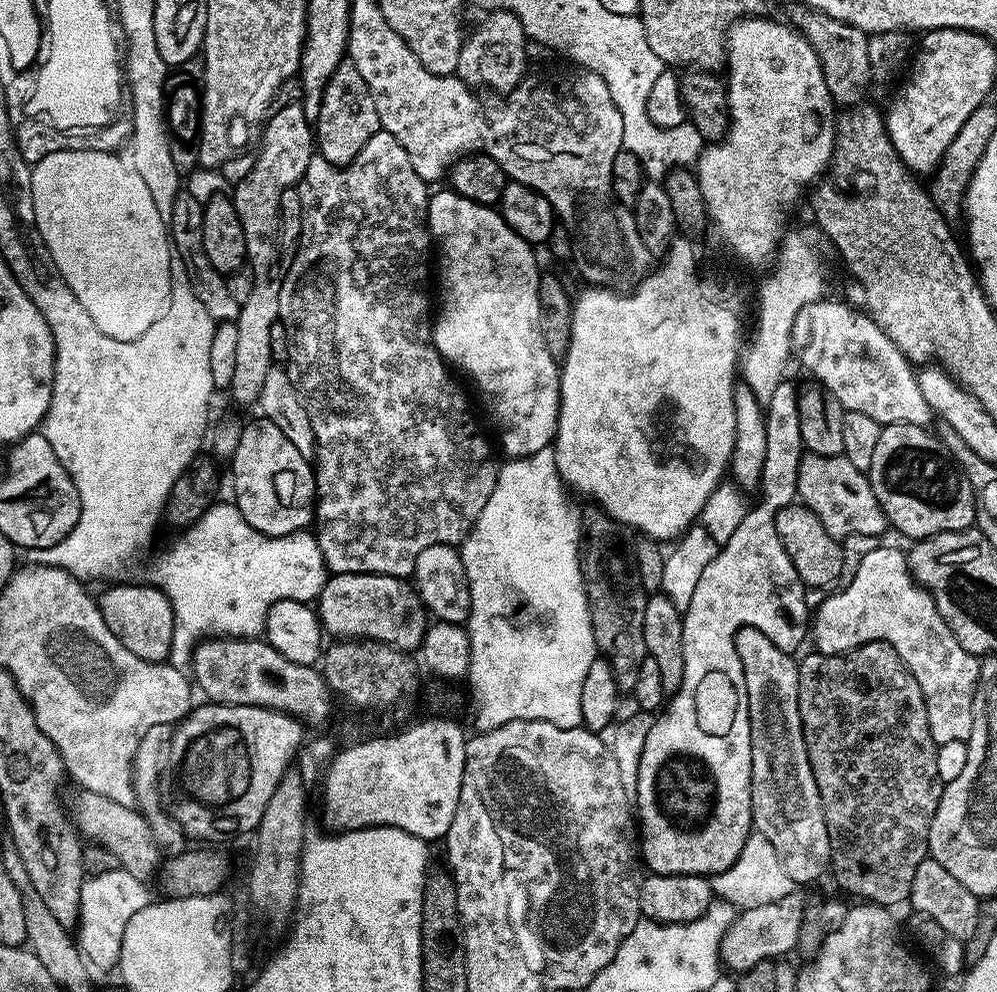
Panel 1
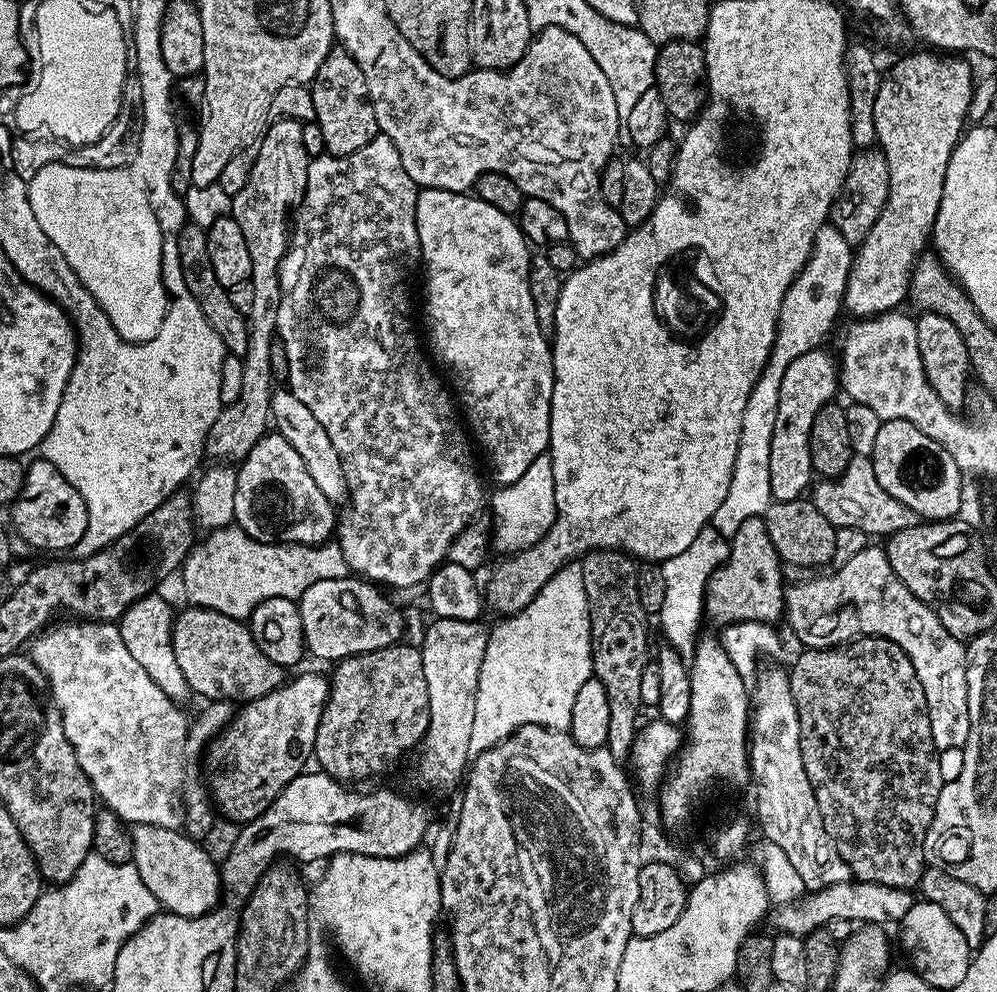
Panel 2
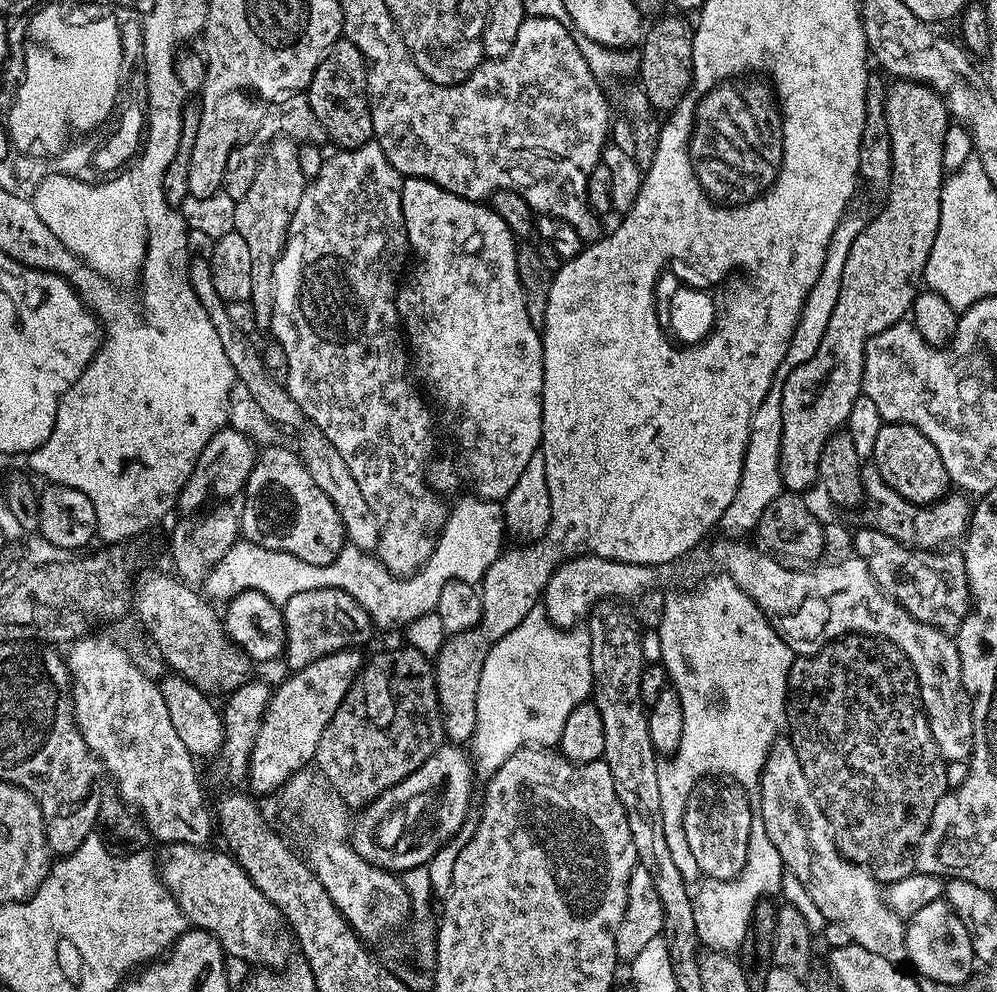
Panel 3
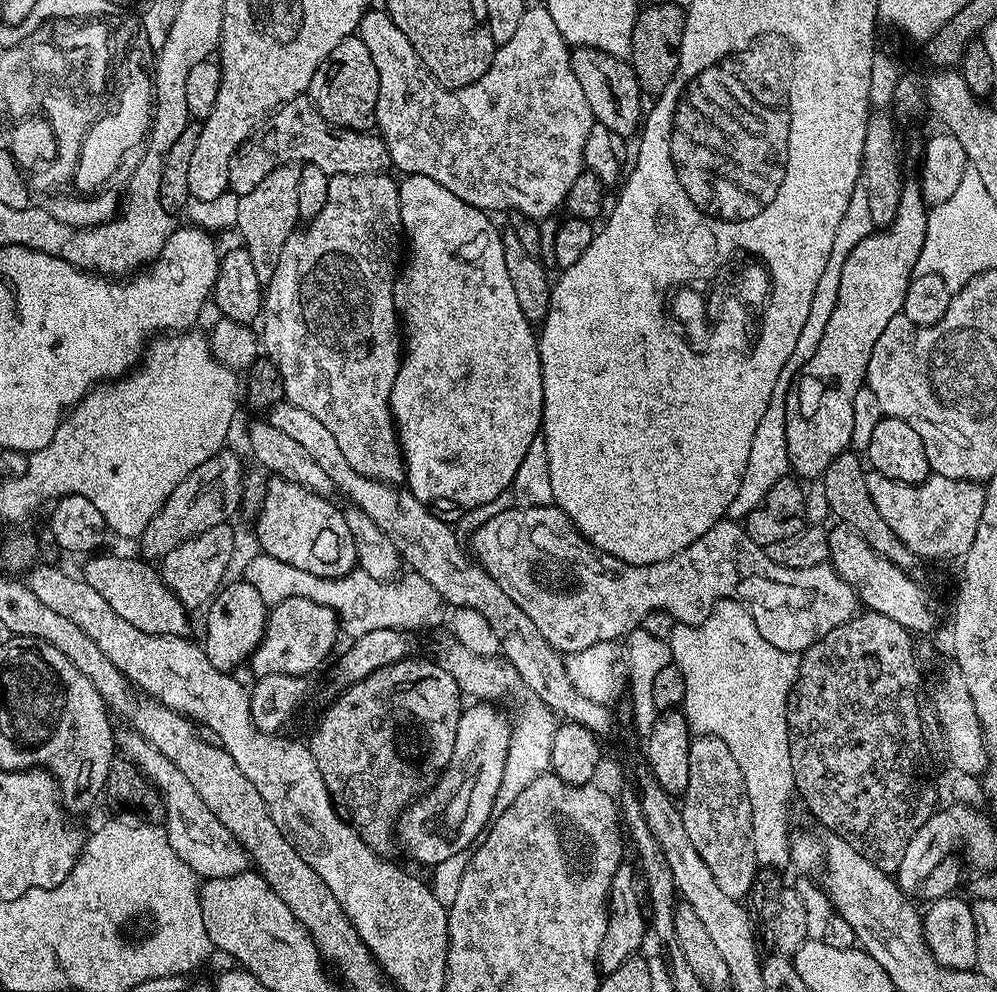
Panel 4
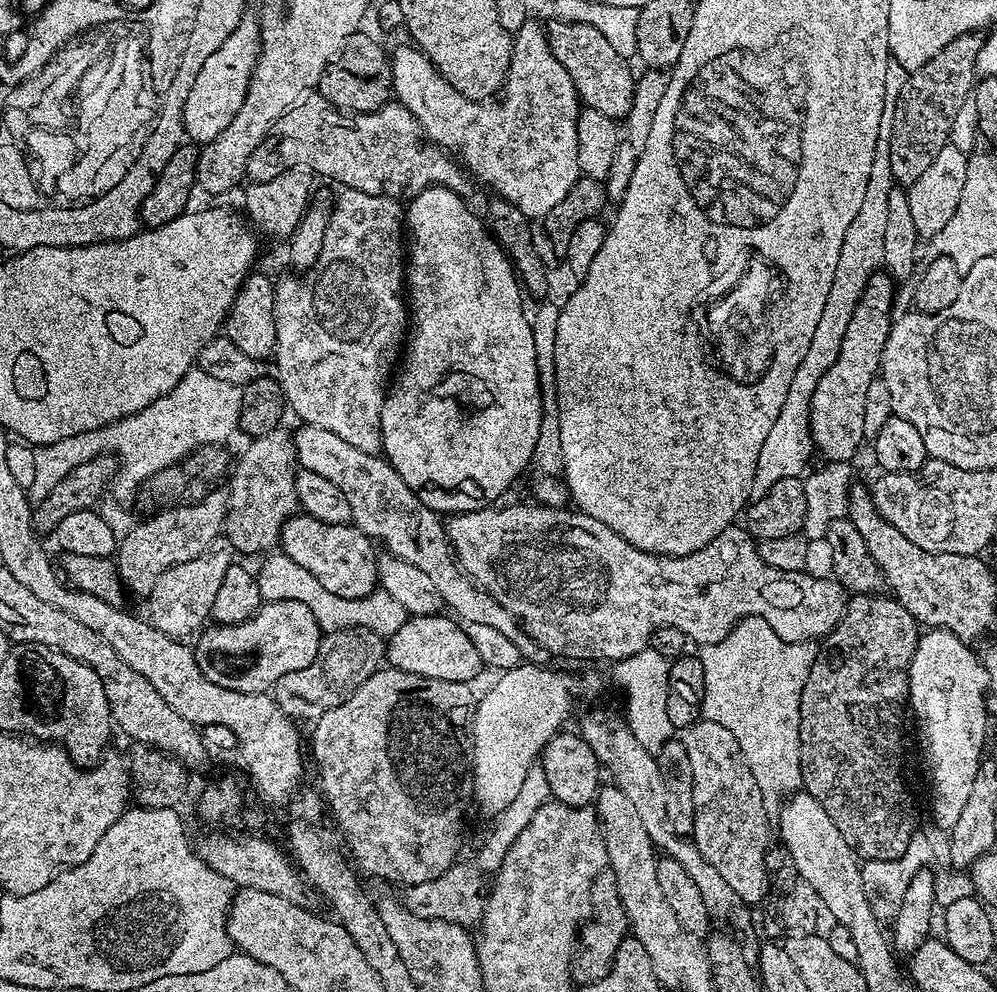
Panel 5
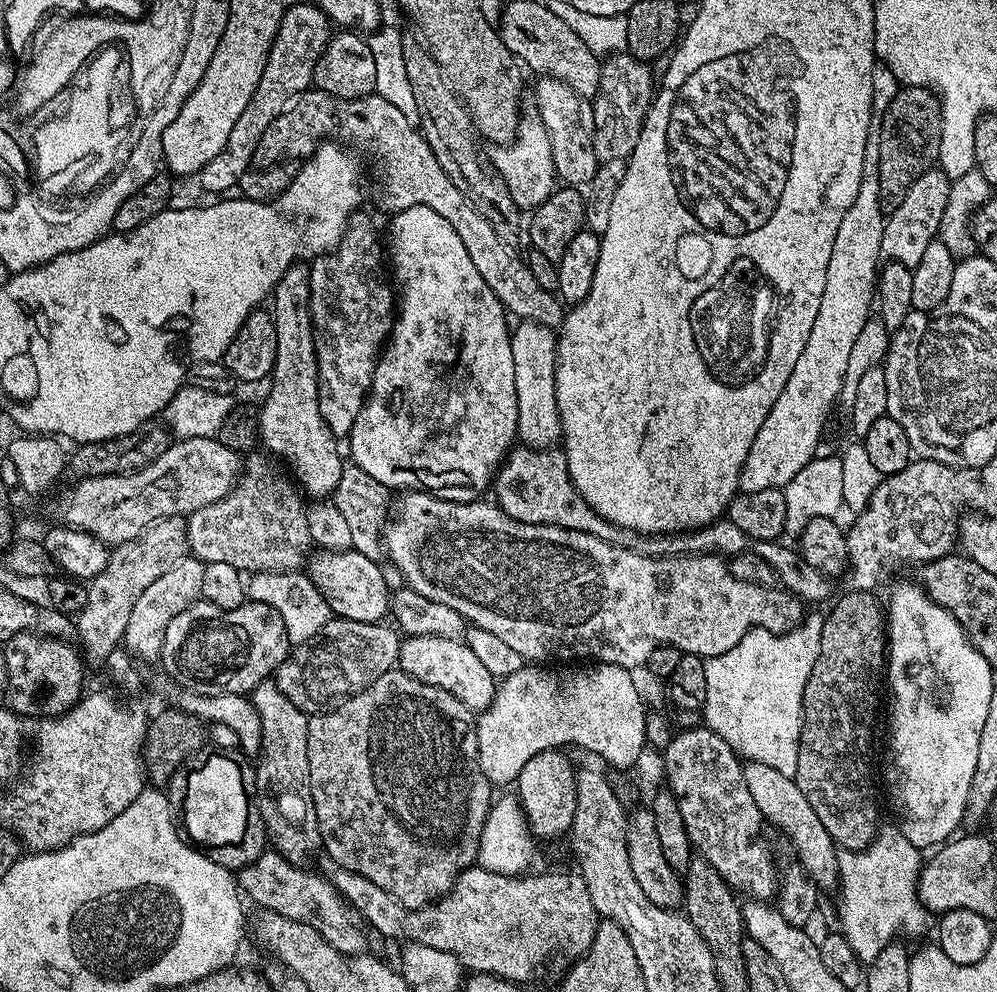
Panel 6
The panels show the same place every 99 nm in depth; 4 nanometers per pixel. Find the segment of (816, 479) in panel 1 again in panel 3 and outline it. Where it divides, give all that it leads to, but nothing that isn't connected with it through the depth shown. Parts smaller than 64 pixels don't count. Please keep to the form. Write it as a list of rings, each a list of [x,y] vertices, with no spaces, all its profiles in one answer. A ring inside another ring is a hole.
[[[875,466],[864,468],[864,494],[866,497],[866,507],[863,509],[864,516],[871,527],[882,530],[882,534],[886,534],[890,538],[894,538],[898,542],[908,545],[909,548],[931,548],[933,550],[943,549],[951,540],[959,541],[961,537],[968,531],[968,521],[972,518],[973,505],[968,504],[967,495],[956,494],[960,496],[952,496],[953,494],[945,494],[932,504],[915,504],[906,498],[902,498],[902,494],[898,494],[898,490],[894,490],[882,478],[882,474]]]

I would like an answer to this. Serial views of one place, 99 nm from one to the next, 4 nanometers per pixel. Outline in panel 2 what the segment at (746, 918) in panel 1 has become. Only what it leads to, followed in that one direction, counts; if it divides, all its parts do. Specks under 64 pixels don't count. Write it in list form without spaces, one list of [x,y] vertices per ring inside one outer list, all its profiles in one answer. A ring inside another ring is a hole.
[[[849,882],[846,884],[831,884],[829,888],[823,888],[817,892],[808,892],[800,897],[798,902],[790,904],[777,904],[771,909],[770,921],[776,927],[777,933],[805,937],[811,932],[823,929],[831,920],[850,920],[863,922],[868,926],[892,926],[899,925],[902,918],[906,918],[910,906],[914,902],[913,893],[907,888],[895,888],[894,886],[882,886],[881,884],[866,884],[863,882]]]

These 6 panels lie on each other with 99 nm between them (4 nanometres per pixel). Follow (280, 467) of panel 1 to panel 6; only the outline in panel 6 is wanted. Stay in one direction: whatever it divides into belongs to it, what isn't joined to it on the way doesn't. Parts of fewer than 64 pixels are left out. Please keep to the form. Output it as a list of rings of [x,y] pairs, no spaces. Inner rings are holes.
[[[316,550],[306,561],[306,575],[328,603],[328,611],[341,621],[370,622],[383,621],[390,612],[390,587],[384,572],[375,559],[355,550],[330,552]]]

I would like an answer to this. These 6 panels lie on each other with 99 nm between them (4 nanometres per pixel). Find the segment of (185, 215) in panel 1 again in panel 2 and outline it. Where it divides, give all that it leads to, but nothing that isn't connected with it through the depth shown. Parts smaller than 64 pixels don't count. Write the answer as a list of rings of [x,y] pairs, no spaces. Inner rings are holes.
[[[185,222],[178,238],[178,262],[182,262],[182,278],[186,278],[186,290],[198,302],[198,310],[206,314],[206,322],[222,338],[225,349],[231,355],[244,357],[248,349],[248,321],[246,316],[239,312],[230,302],[228,289],[223,288],[214,275],[214,266],[210,266],[210,250],[208,249],[208,234],[205,229],[191,222]]]

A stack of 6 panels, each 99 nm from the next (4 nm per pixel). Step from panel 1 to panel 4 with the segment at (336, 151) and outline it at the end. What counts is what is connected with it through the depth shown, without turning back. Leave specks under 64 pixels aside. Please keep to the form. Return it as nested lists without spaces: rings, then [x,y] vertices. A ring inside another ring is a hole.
[[[353,34],[347,36],[342,42],[338,42],[338,46],[334,46],[334,50],[330,50],[330,54],[322,62],[322,66],[318,66],[318,70],[314,70],[314,78],[310,78],[310,86],[307,95],[311,97],[314,106],[321,112],[322,118],[328,120],[329,124],[334,127],[349,128],[351,131],[372,132],[376,128],[376,107],[378,106],[378,70],[374,70],[374,58],[370,58],[370,50],[366,50],[366,42],[362,42],[359,35]]]

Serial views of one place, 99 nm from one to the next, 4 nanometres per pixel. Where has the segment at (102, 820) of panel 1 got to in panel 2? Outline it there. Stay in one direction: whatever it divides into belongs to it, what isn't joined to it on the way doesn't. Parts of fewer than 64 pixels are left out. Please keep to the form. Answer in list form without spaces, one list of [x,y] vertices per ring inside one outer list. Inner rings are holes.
[[[133,824],[132,859],[138,870],[138,878],[156,896],[157,905],[163,911],[179,916],[201,916],[211,912],[222,900],[220,868],[212,856],[199,844],[199,839],[185,834],[180,828]]]

